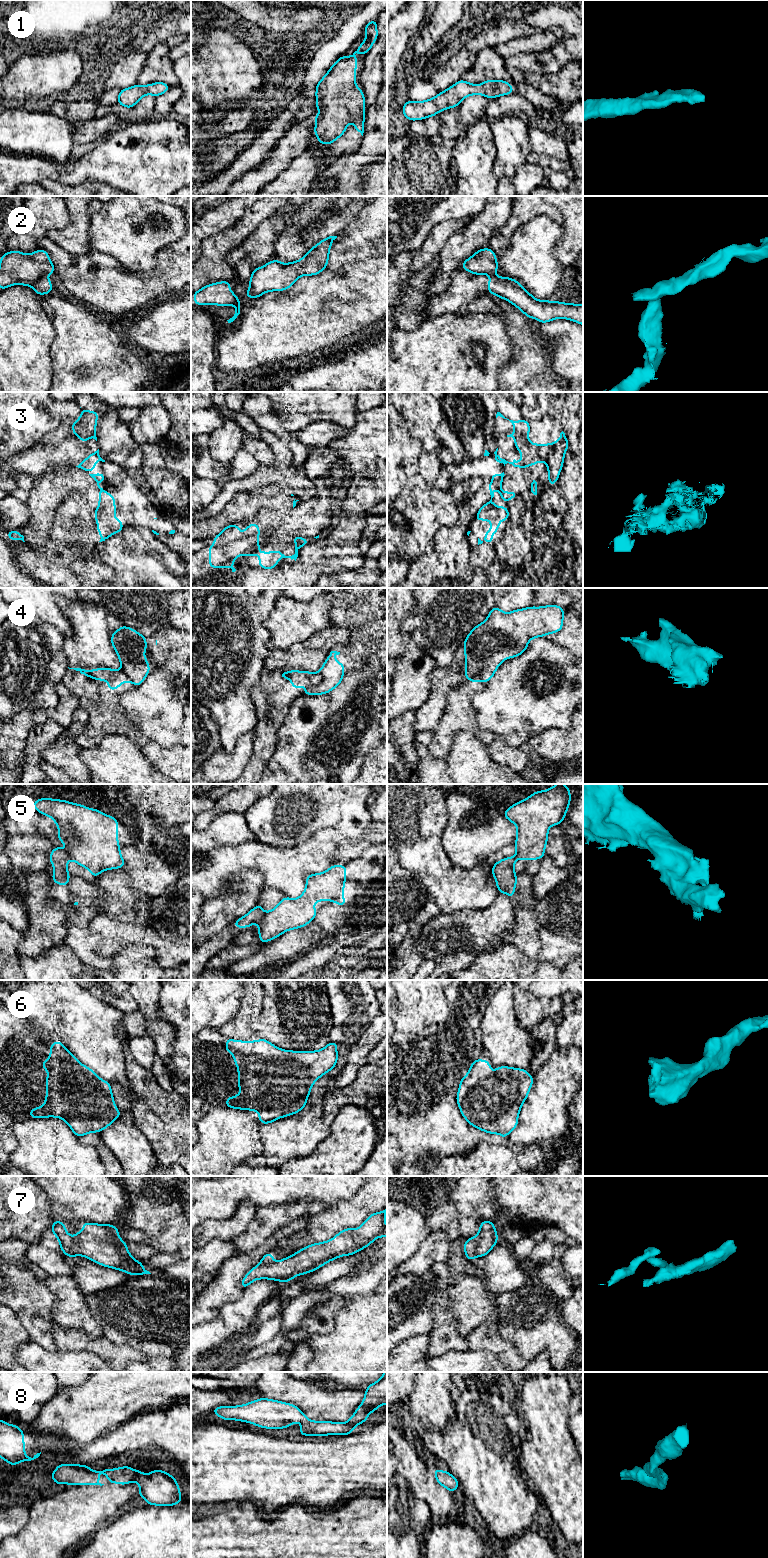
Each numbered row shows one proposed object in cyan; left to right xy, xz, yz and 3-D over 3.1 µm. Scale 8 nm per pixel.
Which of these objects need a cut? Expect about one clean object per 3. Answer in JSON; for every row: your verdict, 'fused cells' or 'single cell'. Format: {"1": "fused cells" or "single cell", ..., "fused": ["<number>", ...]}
{"1": "single cell", "2": "fused cells", "3": "fused cells", "4": "fused cells", "5": "fused cells", "6": "single cell", "7": "fused cells", "8": "single cell", "fused": ["2", "3", "4", "5", "7"]}

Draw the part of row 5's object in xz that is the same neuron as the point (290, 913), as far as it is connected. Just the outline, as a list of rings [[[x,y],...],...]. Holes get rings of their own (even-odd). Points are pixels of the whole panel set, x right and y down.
[[[332,865],[323,873],[309,874],[306,878],[306,888],[300,897],[284,897],[259,920],[260,943],[268,942],[290,929],[306,926],[319,912],[314,910],[316,901],[329,899],[340,907],[346,905],[343,897],[345,881],[346,865]]]

